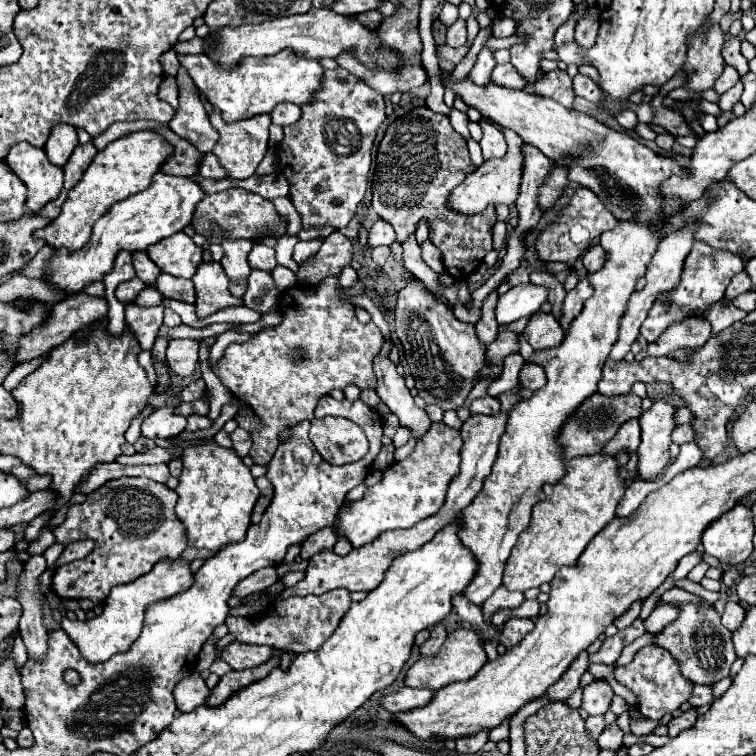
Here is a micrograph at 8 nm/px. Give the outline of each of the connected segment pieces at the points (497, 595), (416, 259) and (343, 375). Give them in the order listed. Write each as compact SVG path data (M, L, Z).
M501 586L493 592L493 596L489 600L485 600L481 610L485 614L485 620L491 624L490 616L493 612L497 612L499 608L517 608L517 606L521 606L523 600L525 600L525 596L521 592L509 592Z
M411 234L403 244L403 266L415 274L427 288L437 288L437 280L439 280L439 274L433 272L423 260L421 260L421 248L415 240L415 234Z
M327 276L315 288L307 288L307 286L303 286L303 290L287 288L281 292L281 302L285 302L279 304L281 324L261 328L259 332L251 334L249 342L229 344L219 366L213 366L213 372L233 392L233 396L243 404L247 404L261 420L261 428L251 432L253 446L249 456L253 458L253 464L265 466L273 458L279 446L279 434L307 418L311 420L319 398L329 394L333 388L343 390L347 384L357 384L361 390L375 388L373 356L383 346L383 334L373 322L361 324L355 316L355 304L347 300L347 296L359 296L363 292L365 288L359 280L351 288L341 288L339 276Z

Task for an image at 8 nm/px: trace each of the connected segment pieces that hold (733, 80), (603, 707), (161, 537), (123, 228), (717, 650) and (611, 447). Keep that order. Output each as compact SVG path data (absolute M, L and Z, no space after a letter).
M726 65L721 76L715 82L713 89L720 96L740 80L739 73L732 66Z
M595 680L593 684L589 684L589 686L583 690L583 704L581 704L581 708L583 708L589 716L605 714L605 712L609 710L611 696L613 696L611 686L609 686L607 682L603 682L603 680Z
M117 478L105 482L101 488L91 492L83 504L69 506L65 522L53 528L53 536L59 544L67 546L77 540L93 540L95 548L93 552L83 558L69 564L63 564L55 570L53 576L53 592L67 600L81 600L89 598L95 604L103 604L103 600L109 596L111 588L117 584L129 584L131 580L147 574L159 560L177 560L181 552L187 548L185 528L175 516L175 504L177 504L177 492L167 488L165 484L145 480L145 478Z
M157 172L147 190L113 204L111 210L101 220L97 220L97 224L93 226L93 236L89 244L81 248L81 252L69 252L65 248L57 250L57 254L51 258L51 276L47 282L63 290L65 294L81 292L83 286L101 280L113 268L113 260L119 250L147 250L147 246L189 226L195 216L195 206L203 198L205 190L193 176L171 176Z
M679 604L681 614L675 622L663 628L655 644L669 650L681 664L681 674L693 684L715 684L721 678L729 676L729 668L735 662L737 654L733 650L731 632L721 624L719 614L709 604Z
M633 418L629 422L625 422L617 434L607 442L607 446L601 450L603 454L611 454L611 456L617 456L617 452L635 452L639 448L639 442L641 442L641 430L639 430L639 420Z

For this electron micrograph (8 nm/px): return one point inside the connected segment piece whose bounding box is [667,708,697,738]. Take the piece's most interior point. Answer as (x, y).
(685, 720)

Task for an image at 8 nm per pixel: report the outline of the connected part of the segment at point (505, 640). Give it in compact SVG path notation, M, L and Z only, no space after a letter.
M523 618L523 620L509 620L503 624L503 632L501 632L501 638L499 642L505 646L505 648L513 648L517 646L525 634L529 634L533 630L533 620L529 618Z

